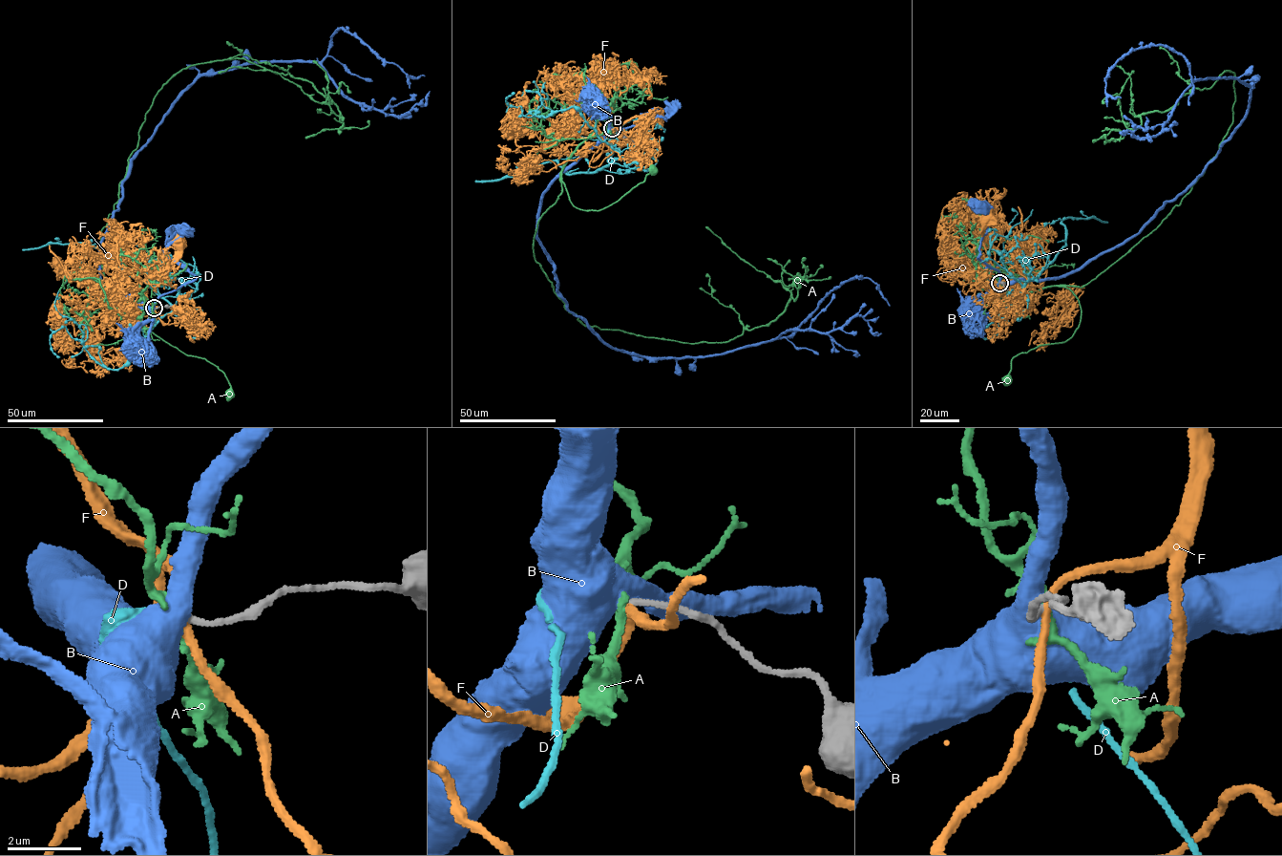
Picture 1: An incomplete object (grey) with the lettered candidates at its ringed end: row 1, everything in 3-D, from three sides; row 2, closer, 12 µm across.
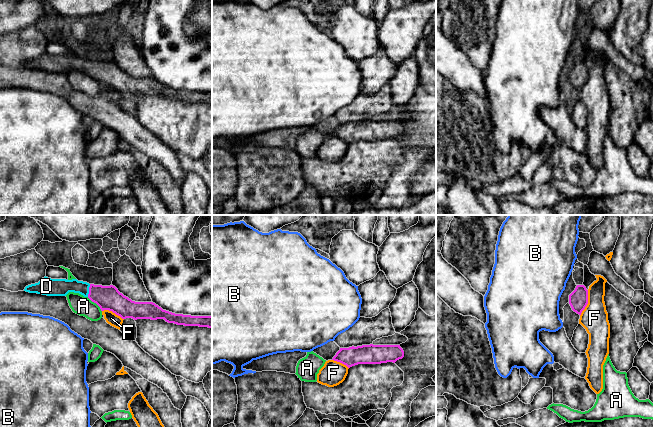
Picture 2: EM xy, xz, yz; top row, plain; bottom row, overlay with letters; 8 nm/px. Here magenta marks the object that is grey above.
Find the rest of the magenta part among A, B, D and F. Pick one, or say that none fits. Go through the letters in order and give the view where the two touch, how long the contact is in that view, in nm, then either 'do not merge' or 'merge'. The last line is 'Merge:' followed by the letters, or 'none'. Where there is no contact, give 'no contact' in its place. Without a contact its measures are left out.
A: meets magenta in xy; contact 170 nm long; do not merge
B: no contact; do not merge
D: meets magenta in xy; contact 110 nm long; merge
F: meets magenta in yz; contact 220 nm long; do not merge
Merge: D

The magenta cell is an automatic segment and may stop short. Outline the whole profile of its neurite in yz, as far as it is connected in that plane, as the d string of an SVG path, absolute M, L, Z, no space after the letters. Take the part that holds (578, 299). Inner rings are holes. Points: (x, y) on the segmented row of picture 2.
M577 285L569 295L569 304L574 312L581 315L588 304L588 290L584 285Z

